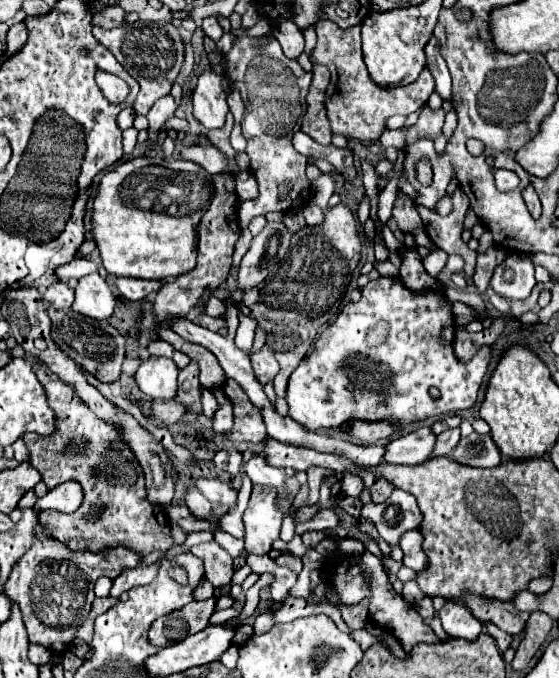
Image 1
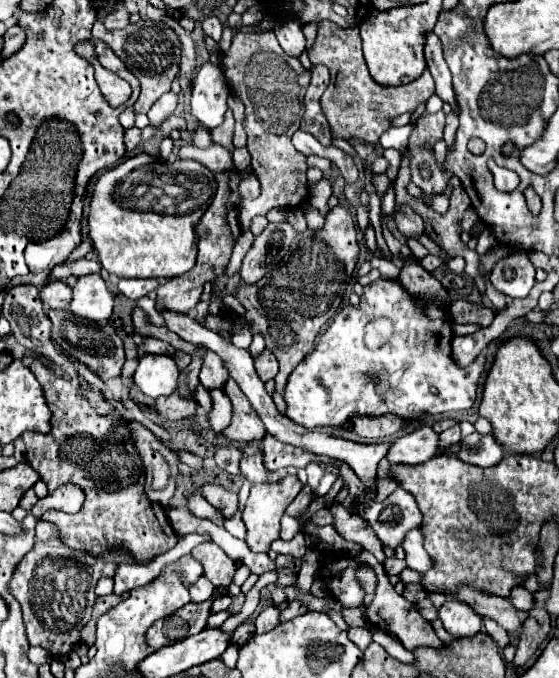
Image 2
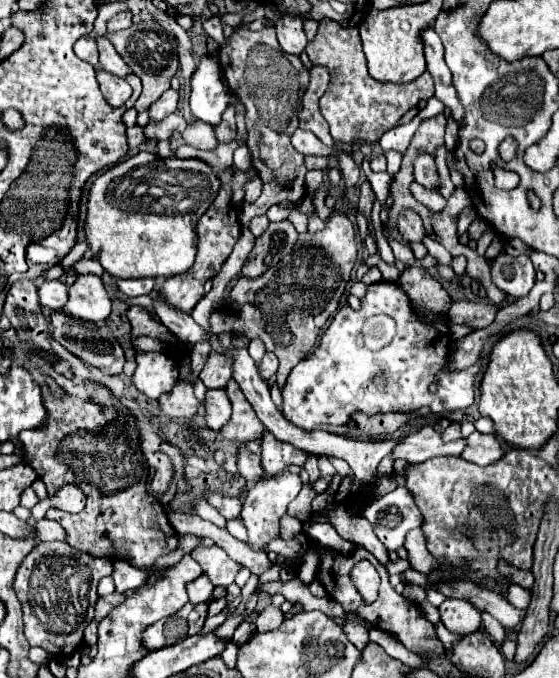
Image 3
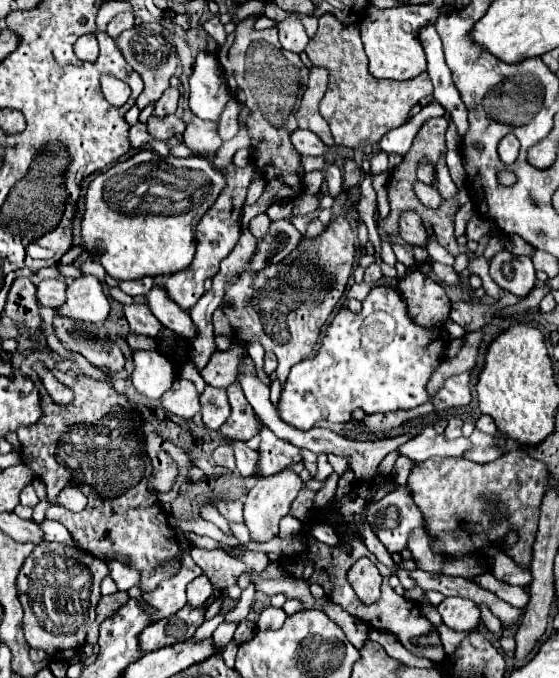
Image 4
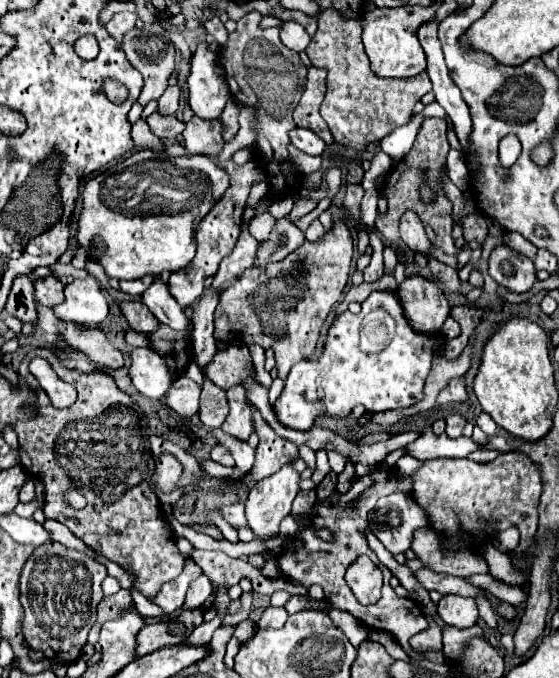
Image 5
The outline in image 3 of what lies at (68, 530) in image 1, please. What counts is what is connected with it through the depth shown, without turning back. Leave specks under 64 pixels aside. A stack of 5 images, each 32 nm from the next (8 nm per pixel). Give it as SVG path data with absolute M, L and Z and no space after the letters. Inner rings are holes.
M42 354L30 356L24 366L34 370L48 408L46 428L26 430L18 436L24 444L24 462L36 470L50 496L64 484L78 484L86 494L86 508L82 512L68 514L52 508L44 518L58 522L66 532L66 542L90 556L112 556L148 568L158 556L172 552L178 544L178 534L170 526L164 506L146 492L148 468L142 452L138 452L136 420L126 414L122 402L104 386L94 386L92 382L74 386L70 378L56 374L52 362ZM48 376L64 390L64 398L56 398L50 392L46 384ZM90 392L94 392L98 400L108 402L106 412L90 400Z

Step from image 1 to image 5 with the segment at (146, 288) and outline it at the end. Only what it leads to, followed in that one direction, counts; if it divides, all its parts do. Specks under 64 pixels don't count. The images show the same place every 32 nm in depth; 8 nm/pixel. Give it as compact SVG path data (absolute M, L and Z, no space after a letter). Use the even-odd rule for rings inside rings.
M144 276L138 280L122 280L120 282L120 290L130 294L130 296L140 296L146 292L146 288L154 282L154 276Z

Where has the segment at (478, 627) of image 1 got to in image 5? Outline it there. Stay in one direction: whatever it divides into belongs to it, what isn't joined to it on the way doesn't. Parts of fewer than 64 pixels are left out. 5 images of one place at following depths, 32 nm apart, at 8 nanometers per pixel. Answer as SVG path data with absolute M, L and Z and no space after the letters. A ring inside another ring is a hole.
M444 596L438 602L438 614L444 624L454 628L470 628L478 622L476 602L462 596Z

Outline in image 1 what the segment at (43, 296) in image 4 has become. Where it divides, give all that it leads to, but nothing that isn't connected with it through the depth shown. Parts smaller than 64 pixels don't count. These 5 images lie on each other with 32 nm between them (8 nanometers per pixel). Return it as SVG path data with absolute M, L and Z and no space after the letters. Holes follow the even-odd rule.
M58 282L58 284L52 284L44 292L44 300L48 304L52 304L54 308L58 308L58 310L70 310L70 306L74 302L74 290L68 284Z

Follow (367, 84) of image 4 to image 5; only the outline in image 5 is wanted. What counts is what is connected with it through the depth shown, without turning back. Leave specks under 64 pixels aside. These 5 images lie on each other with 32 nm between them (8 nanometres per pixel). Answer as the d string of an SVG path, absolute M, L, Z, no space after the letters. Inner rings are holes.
M330 8L330 12L318 14L318 30L306 48L312 66L328 70L328 92L322 100L320 114L328 122L336 144L358 152L366 150L366 144L380 142L394 128L404 126L412 118L414 104L432 90L426 72L402 80L374 76L368 70L370 64L360 34L362 26L358 20L346 20Z

